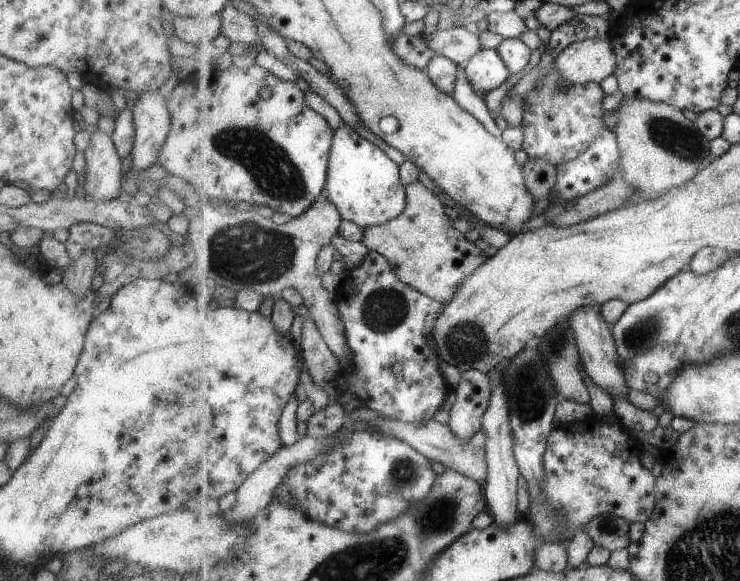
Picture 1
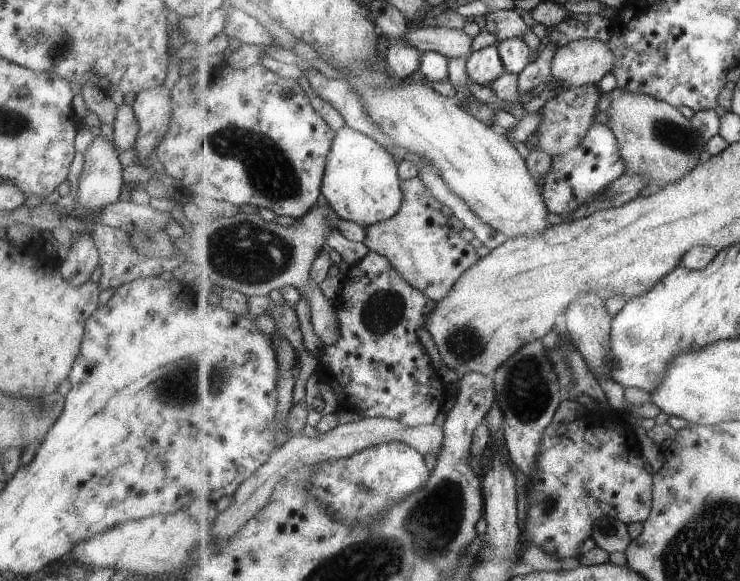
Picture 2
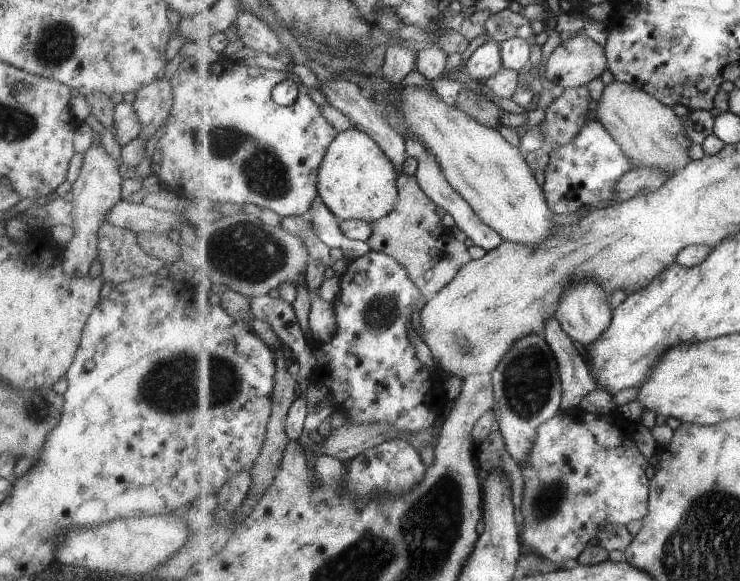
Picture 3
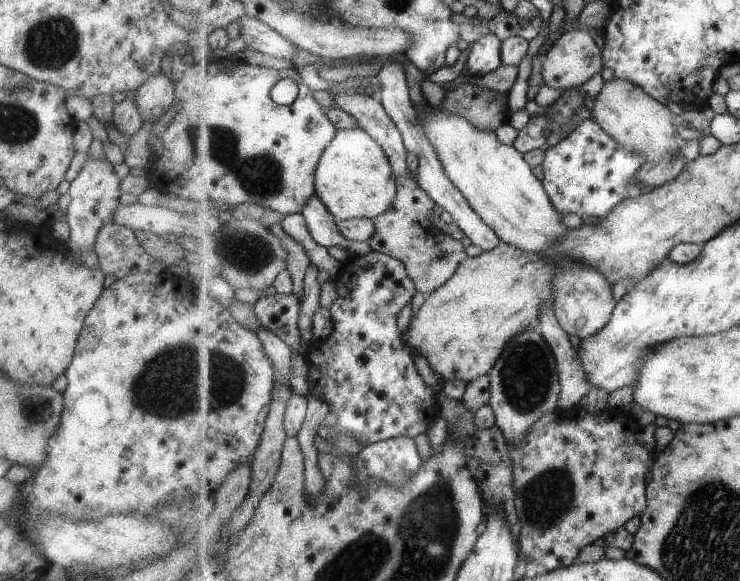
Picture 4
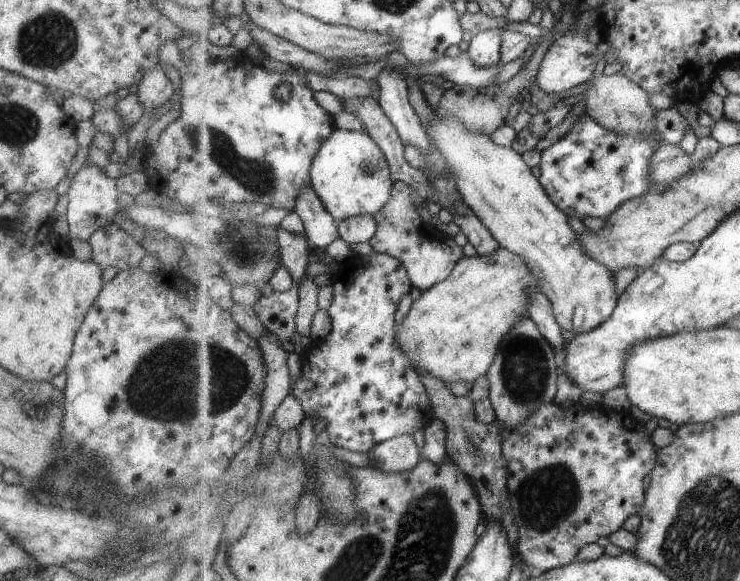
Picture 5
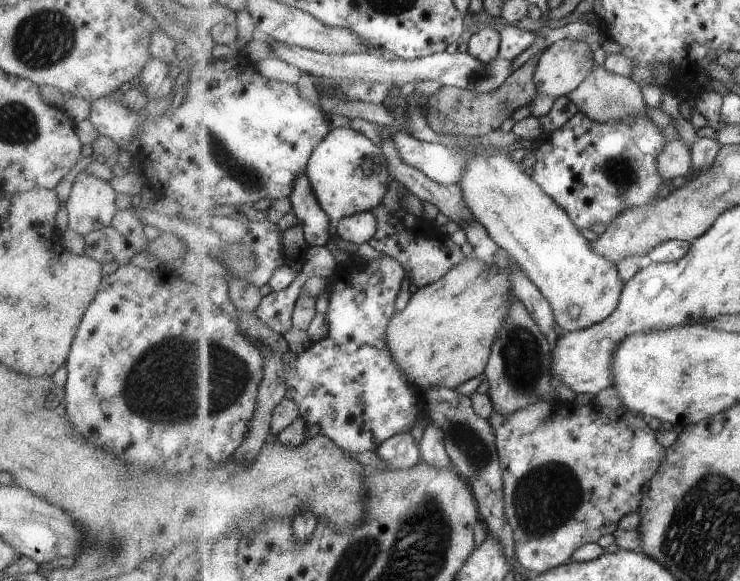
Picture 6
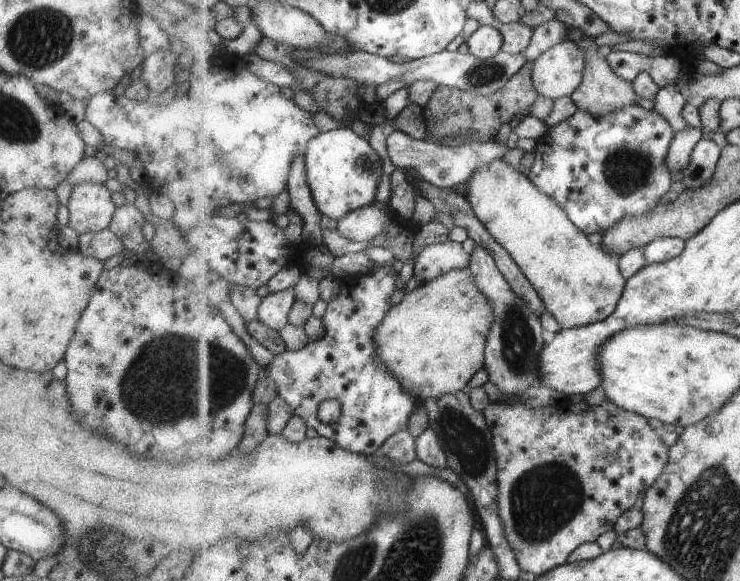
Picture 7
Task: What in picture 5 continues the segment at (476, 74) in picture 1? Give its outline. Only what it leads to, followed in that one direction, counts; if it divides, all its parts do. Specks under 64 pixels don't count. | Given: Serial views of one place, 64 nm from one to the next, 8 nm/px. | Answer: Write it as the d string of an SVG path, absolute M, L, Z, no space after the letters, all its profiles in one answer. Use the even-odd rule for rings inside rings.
M479 31L469 42L469 58L481 68L493 68L502 62L502 31Z

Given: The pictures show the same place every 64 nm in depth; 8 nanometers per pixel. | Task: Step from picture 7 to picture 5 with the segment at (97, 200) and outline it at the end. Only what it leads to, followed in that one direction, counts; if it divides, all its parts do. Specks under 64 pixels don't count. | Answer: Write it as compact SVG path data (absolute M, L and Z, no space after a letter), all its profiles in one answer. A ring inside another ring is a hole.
M93 163L83 165L76 172L70 180L66 195L68 203L65 214L69 238L77 238L88 242L95 230L113 223L115 214L119 212L116 202L119 192L115 184L115 179L105 176L101 172L101 168Z

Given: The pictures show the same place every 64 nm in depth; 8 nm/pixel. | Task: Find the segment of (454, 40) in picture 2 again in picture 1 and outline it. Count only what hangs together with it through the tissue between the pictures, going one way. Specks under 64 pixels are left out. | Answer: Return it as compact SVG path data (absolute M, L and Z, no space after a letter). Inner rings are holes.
M448 27L448 30L425 32L416 37L423 40L437 55L443 55L454 60L457 64L468 63L476 52L483 50L481 46L481 34L468 32L463 27Z

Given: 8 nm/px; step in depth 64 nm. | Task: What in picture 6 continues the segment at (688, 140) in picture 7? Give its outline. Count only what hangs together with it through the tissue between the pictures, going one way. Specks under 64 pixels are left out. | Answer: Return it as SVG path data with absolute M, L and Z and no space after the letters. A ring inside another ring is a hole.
M677 138L665 145L658 158L659 174L663 175L665 183L679 183L692 172L692 146Z

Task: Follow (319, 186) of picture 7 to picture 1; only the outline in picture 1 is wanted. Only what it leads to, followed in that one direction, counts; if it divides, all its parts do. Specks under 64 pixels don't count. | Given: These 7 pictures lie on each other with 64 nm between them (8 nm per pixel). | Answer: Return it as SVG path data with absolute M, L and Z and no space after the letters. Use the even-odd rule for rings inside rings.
M343 125L334 131L325 193L337 206L345 221L356 222L364 229L397 218L405 212L408 203L407 188L401 178L400 166L377 144L363 138L349 125Z

